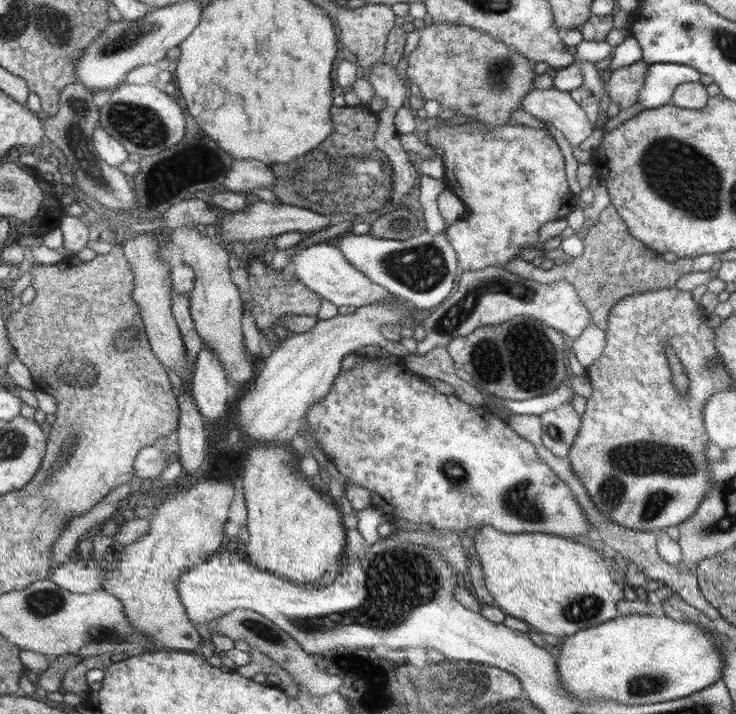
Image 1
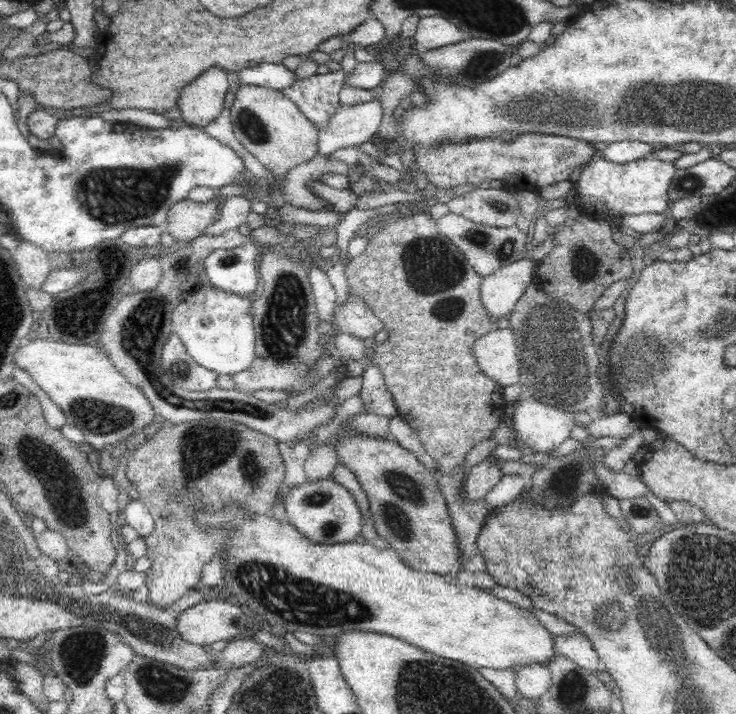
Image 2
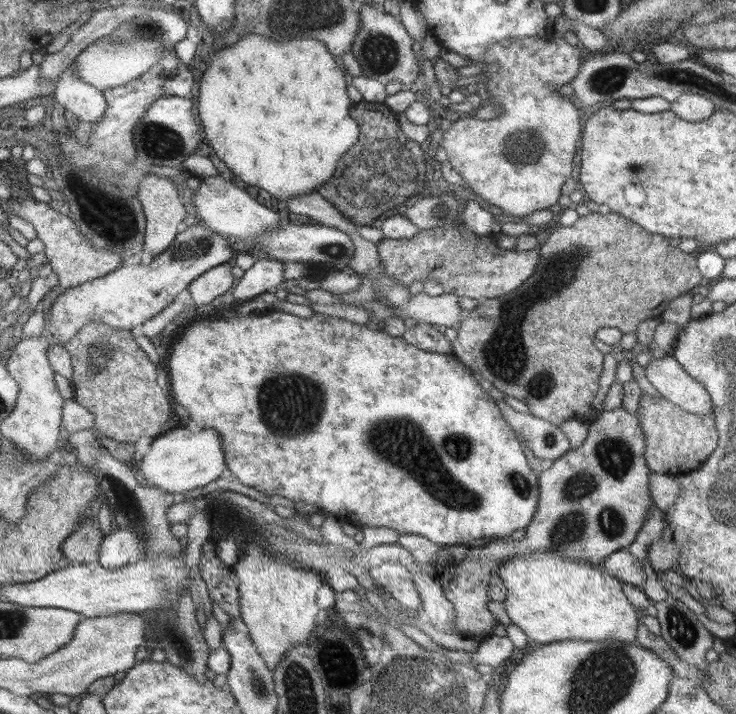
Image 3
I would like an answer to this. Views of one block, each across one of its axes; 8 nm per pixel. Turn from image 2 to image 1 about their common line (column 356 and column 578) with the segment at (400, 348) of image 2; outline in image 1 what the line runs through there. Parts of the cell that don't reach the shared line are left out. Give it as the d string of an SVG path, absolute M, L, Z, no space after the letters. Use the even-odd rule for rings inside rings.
M611 204L599 212L594 223L585 226L580 238L581 255L571 257L560 265L553 265L549 270L543 270L519 257L509 259L503 269L539 284L564 280L575 289L577 298L590 316L590 322L602 331L607 328L610 311L622 298L637 292L673 288L679 276L689 272L708 271L717 258L717 255L699 255L689 258L677 257L672 263L666 262L661 259L660 253L647 248L642 241L630 235L621 214Z

